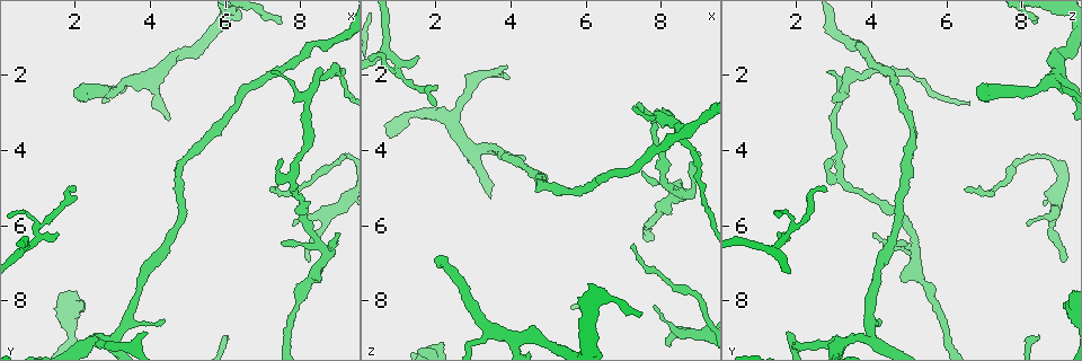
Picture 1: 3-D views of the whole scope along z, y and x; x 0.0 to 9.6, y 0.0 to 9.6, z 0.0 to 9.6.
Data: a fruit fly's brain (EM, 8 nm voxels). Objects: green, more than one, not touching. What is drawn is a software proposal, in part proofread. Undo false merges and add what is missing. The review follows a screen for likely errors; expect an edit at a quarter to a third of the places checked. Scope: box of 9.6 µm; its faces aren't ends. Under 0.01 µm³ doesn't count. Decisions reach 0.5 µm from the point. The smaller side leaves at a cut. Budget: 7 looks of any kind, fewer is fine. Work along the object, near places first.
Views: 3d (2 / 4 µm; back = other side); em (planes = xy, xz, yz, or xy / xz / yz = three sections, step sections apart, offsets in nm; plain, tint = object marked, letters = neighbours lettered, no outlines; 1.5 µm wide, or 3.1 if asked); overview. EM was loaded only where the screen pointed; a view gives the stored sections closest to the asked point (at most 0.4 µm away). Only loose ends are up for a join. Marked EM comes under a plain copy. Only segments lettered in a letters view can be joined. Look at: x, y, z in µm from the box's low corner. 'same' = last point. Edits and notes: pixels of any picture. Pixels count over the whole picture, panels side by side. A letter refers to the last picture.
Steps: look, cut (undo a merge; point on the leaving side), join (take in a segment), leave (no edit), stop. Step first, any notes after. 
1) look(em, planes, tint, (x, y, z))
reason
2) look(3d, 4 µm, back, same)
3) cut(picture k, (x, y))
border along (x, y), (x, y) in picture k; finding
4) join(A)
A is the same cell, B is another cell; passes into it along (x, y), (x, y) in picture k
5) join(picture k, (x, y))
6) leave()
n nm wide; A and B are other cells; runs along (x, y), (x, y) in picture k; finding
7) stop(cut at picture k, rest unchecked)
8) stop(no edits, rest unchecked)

look(em, yz, step 4, tint, (2.10, 2.25, 6.90))
an open end

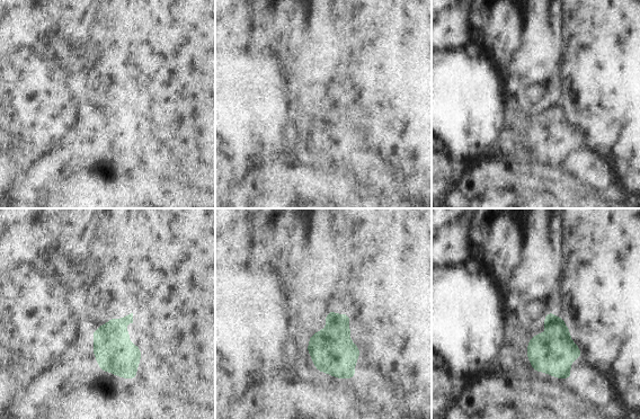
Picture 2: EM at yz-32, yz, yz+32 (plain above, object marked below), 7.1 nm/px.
look(em, xy, step 4, letters, same)
another direction

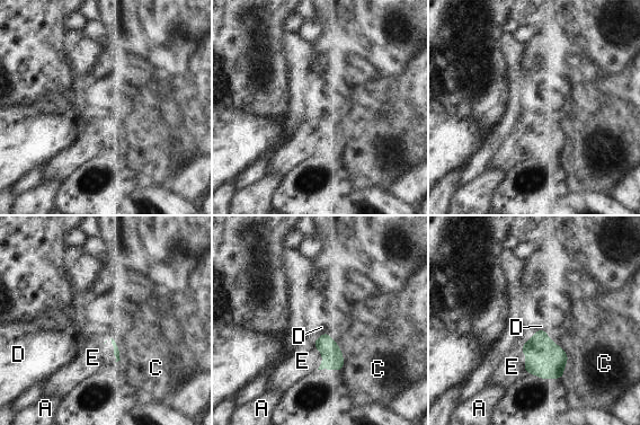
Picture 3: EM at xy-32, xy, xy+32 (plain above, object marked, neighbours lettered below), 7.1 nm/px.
join(E)
E is the same cell, A, C and D are other cells; it goes on there

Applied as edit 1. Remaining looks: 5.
look(em, planes, tint, (8.85, 6.55, 4.85))
two arms at a narrow angle

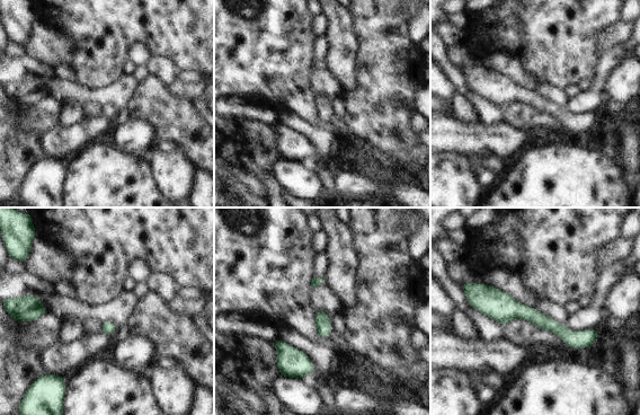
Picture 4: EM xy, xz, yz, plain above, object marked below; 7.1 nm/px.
look(em, planes, letters, same)

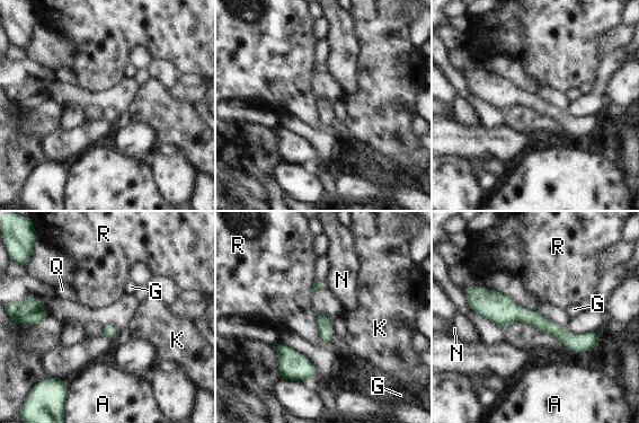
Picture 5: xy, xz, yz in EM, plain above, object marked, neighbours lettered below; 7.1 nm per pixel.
leave()
A, G, K, N, Q and R are other cells; continuous, no second neuron

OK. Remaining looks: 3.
look(3d, 4 µm, (3.95, 8.80, 1.80))

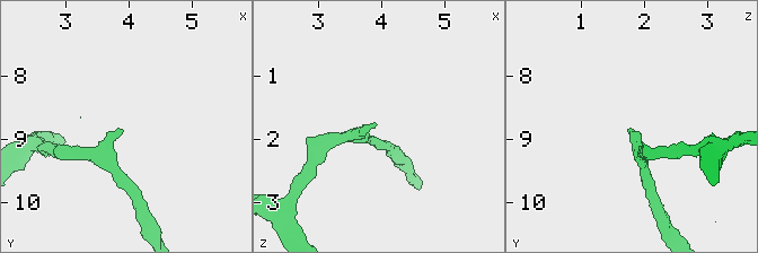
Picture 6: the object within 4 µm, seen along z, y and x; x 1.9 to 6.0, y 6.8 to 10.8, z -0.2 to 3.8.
look(em, xy, step 8, letters, (3.90, 8.85, 1.75))

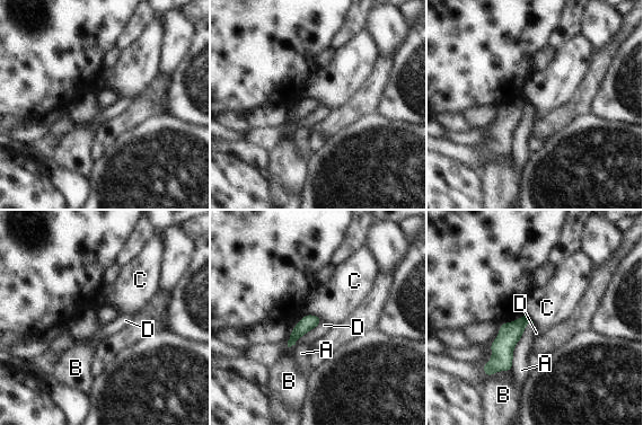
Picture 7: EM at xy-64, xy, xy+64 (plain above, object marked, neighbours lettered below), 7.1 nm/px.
leave()
A, B, C and D are other cells; border along (308, 312), (318, 316), (323, 320) in picture 7; none of them fits

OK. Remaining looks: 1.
stop(join at picture 3, rest unchecked)

